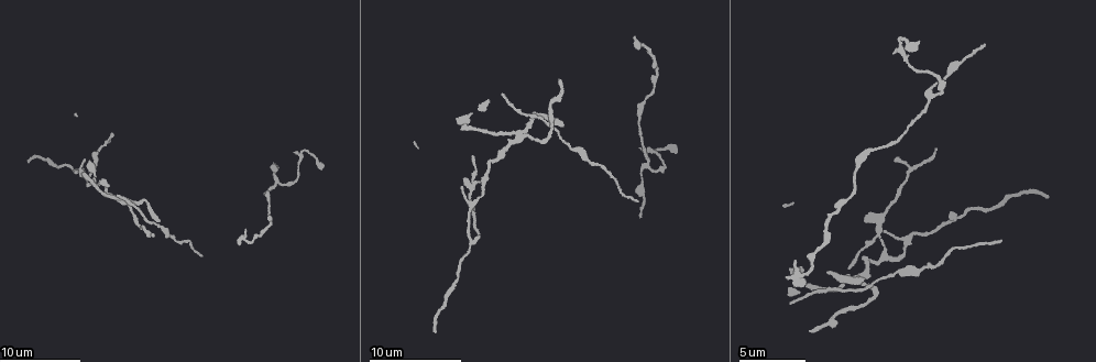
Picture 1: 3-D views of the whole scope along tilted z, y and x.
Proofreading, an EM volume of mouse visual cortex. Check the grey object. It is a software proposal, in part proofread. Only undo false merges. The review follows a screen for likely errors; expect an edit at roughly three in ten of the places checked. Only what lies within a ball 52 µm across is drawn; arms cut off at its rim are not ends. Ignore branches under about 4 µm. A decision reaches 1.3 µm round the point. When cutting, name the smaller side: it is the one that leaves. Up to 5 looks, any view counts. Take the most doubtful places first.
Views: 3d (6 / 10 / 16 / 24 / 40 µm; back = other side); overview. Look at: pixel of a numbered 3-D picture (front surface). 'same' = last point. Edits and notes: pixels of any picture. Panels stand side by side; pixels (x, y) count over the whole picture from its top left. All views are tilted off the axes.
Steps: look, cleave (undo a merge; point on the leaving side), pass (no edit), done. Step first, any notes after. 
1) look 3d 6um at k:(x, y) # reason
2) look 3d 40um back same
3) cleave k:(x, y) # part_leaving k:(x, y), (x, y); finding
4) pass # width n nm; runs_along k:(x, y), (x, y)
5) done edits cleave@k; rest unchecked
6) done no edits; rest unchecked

look 3d 16um at 1:(519, 134) # four-way junction

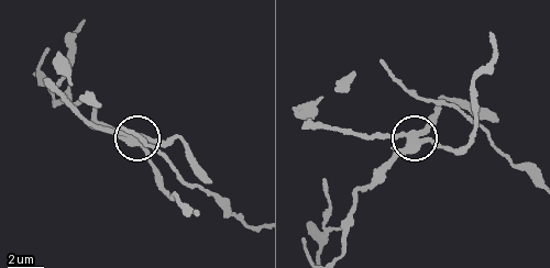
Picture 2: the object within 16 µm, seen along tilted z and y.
cleave 2:(158, 141) # arms 4; a second cell is stuck on

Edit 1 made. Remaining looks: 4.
look 3d 10um at 1:(650, 167) # looks like a crossing

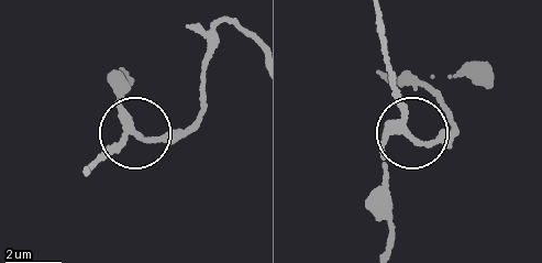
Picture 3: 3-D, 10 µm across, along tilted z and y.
look 3d 6um at 3:(135, 131)

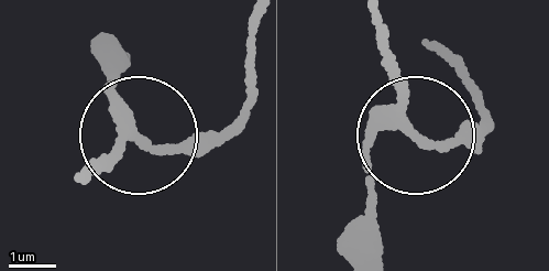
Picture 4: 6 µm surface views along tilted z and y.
pass # runs_along 4:(374, 15), (410, 121), (370, 142), (349, 242); one cell here

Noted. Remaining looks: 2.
look 3d 10um at 1:(857, 169) # calibre changes

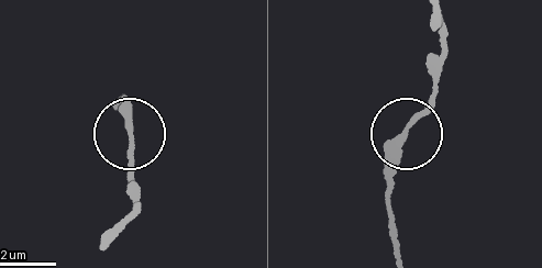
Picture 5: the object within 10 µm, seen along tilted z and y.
pass # all the same cell

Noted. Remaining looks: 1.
done edits cleave@2; rest unchecked

